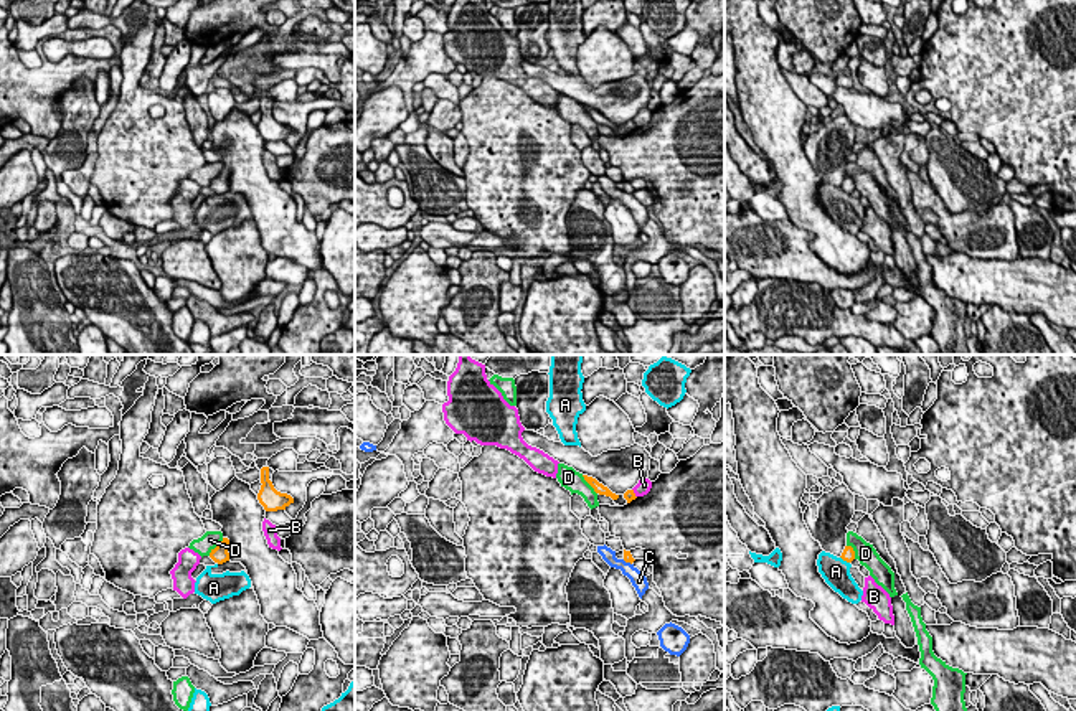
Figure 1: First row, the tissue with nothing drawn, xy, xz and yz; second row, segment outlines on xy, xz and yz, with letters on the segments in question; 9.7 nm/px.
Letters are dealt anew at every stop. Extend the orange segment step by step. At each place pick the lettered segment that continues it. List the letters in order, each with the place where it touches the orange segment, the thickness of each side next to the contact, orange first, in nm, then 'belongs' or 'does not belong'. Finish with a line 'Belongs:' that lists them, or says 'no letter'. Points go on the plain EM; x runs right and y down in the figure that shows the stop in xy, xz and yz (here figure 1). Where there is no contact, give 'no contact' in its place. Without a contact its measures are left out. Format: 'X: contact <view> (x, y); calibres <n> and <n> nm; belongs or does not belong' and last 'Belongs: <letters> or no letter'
A: contact yz (845, 190); calibres 130 and 280 nm; does not belong
B: contact xz (634, 124); calibres 120 and 140 nm; does not belong
C: contact xz (627, 192); calibres 90 and 160 nm; does not belong
D: contact xy (217, 177); calibres 170 and 180 nm; does not belong
Belongs: no letter

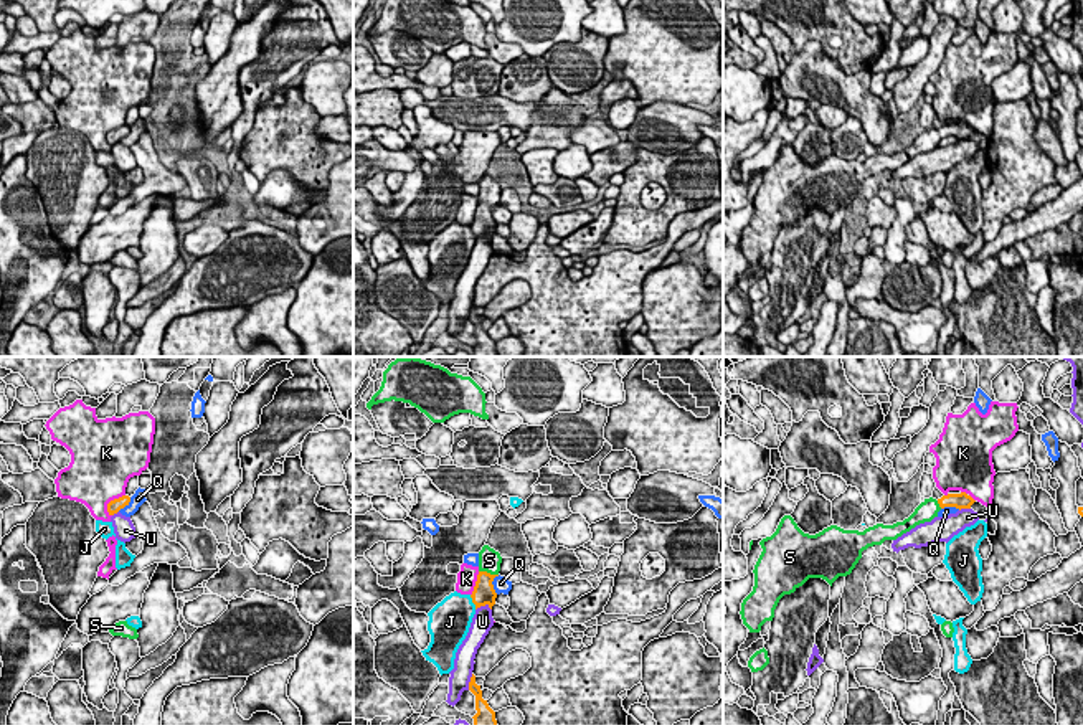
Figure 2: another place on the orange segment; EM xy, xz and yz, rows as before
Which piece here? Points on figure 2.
J: contact xz (472, 232); calibres 220 and 380 nm; does not belong
K: contact xy (109, 132); calibres 130 and 480 nm; does not belong
Q: contact xz (492, 215); calibres 220 and 160 nm; does not belong
S: contact xz (489, 203); calibres 220 and 220 nm; belongs
U: contact xz (482, 235); calibres 220 and 200 nm; does not belong
Belongs: S

